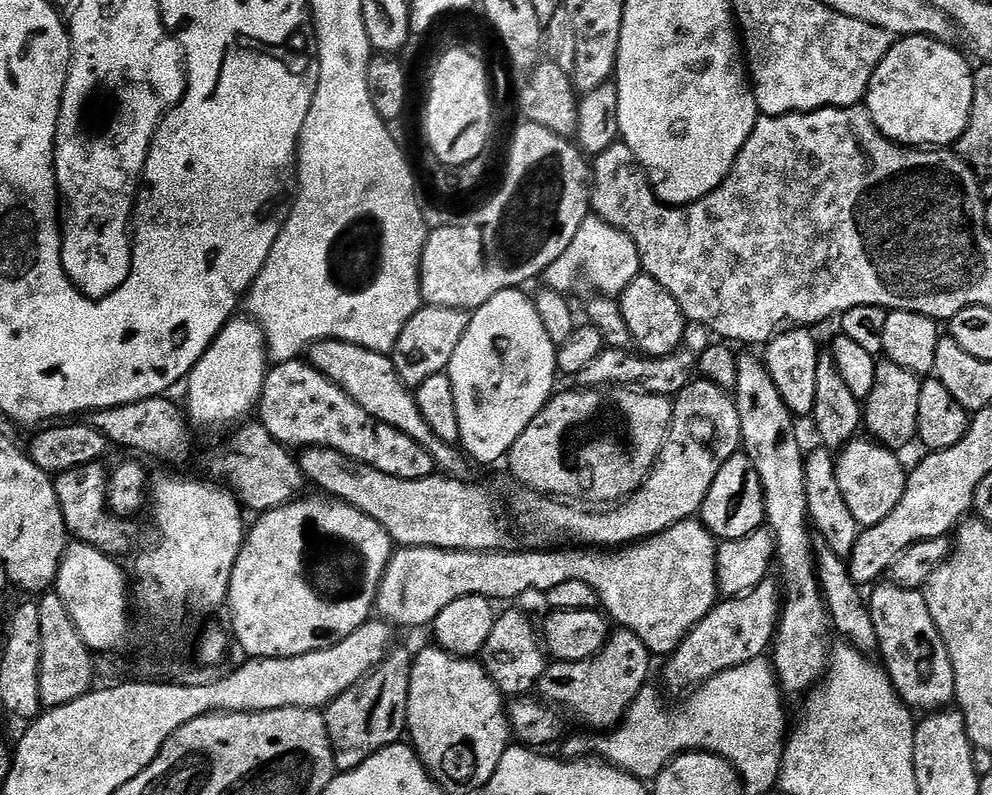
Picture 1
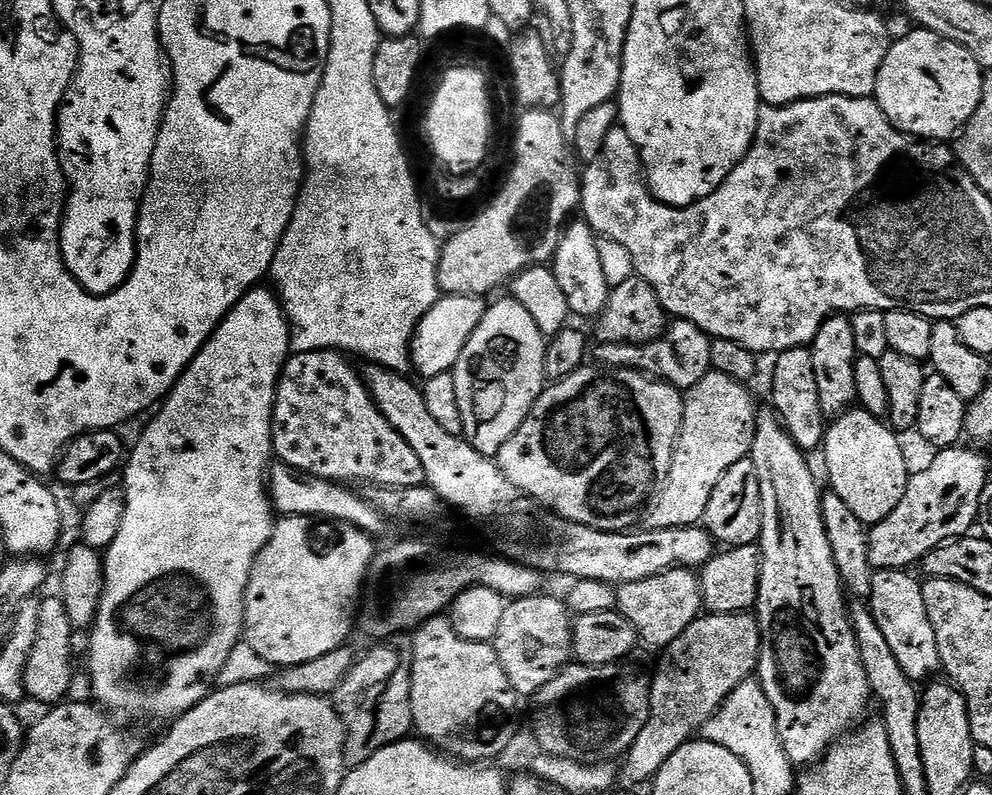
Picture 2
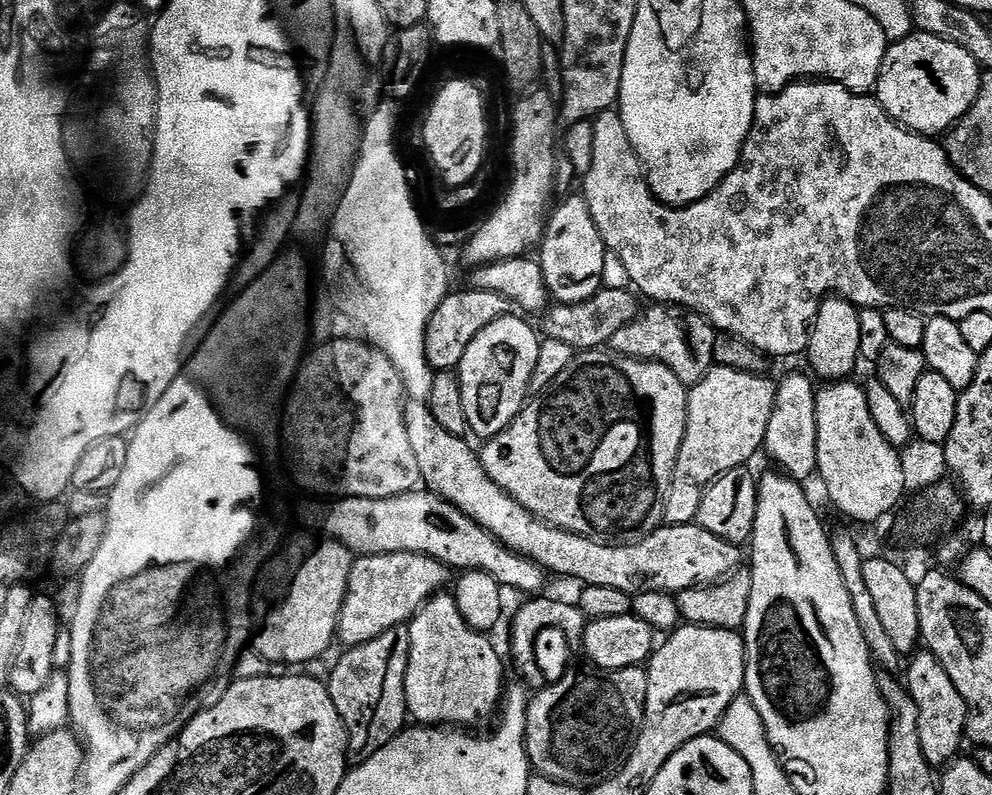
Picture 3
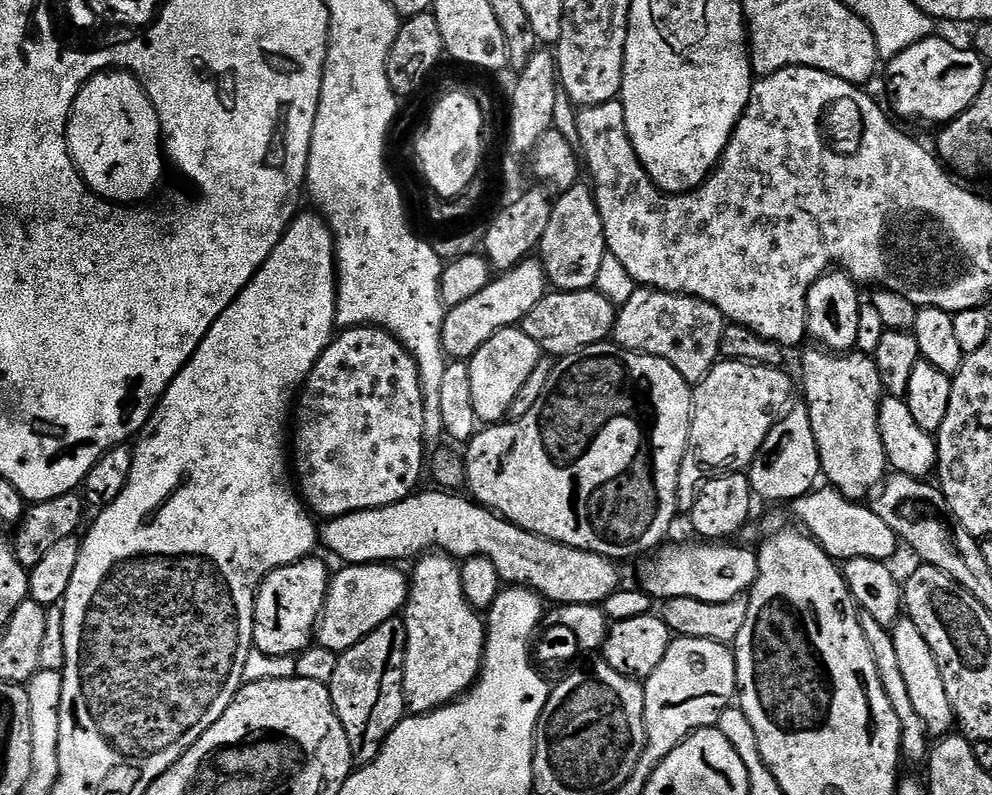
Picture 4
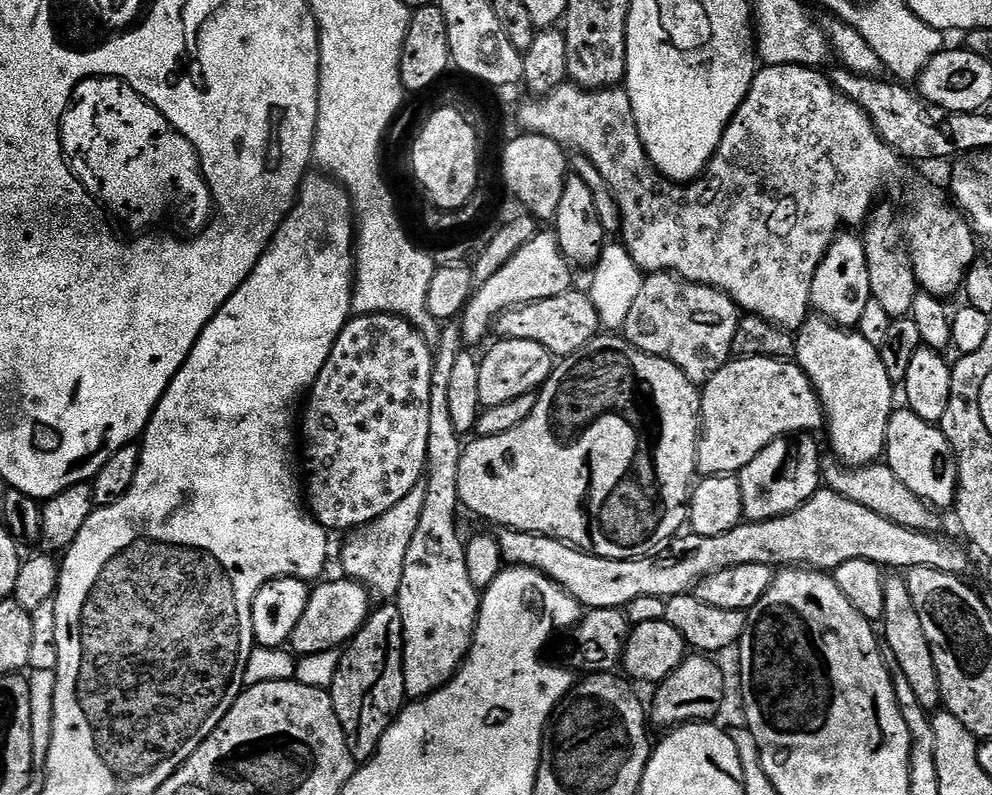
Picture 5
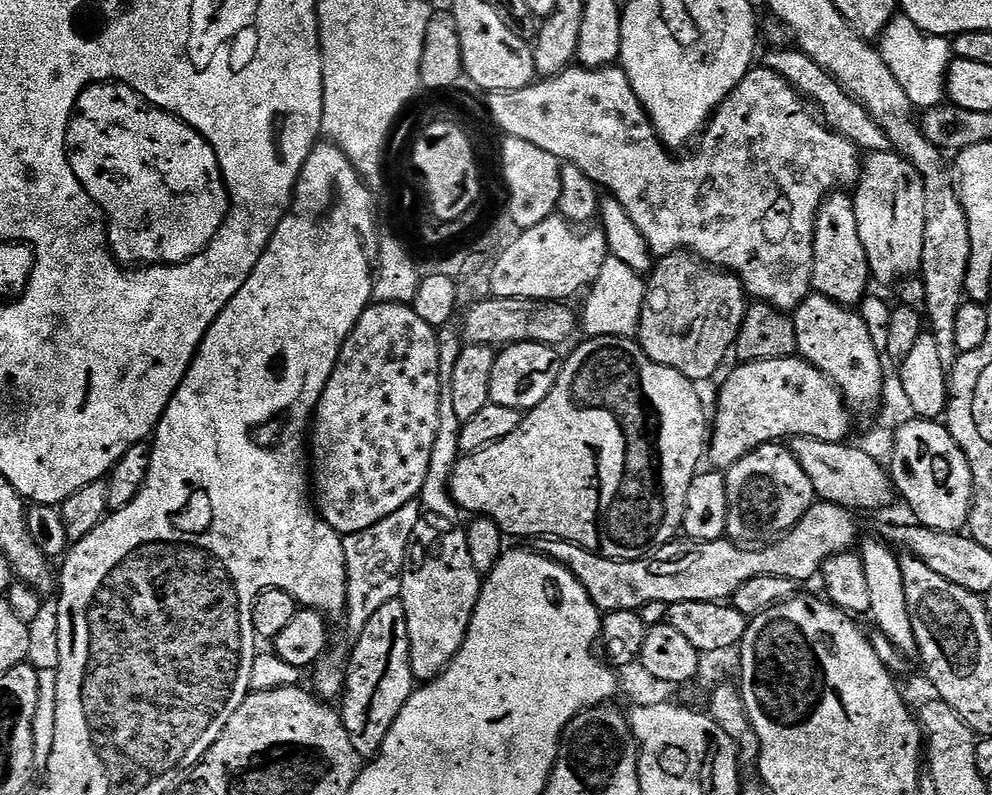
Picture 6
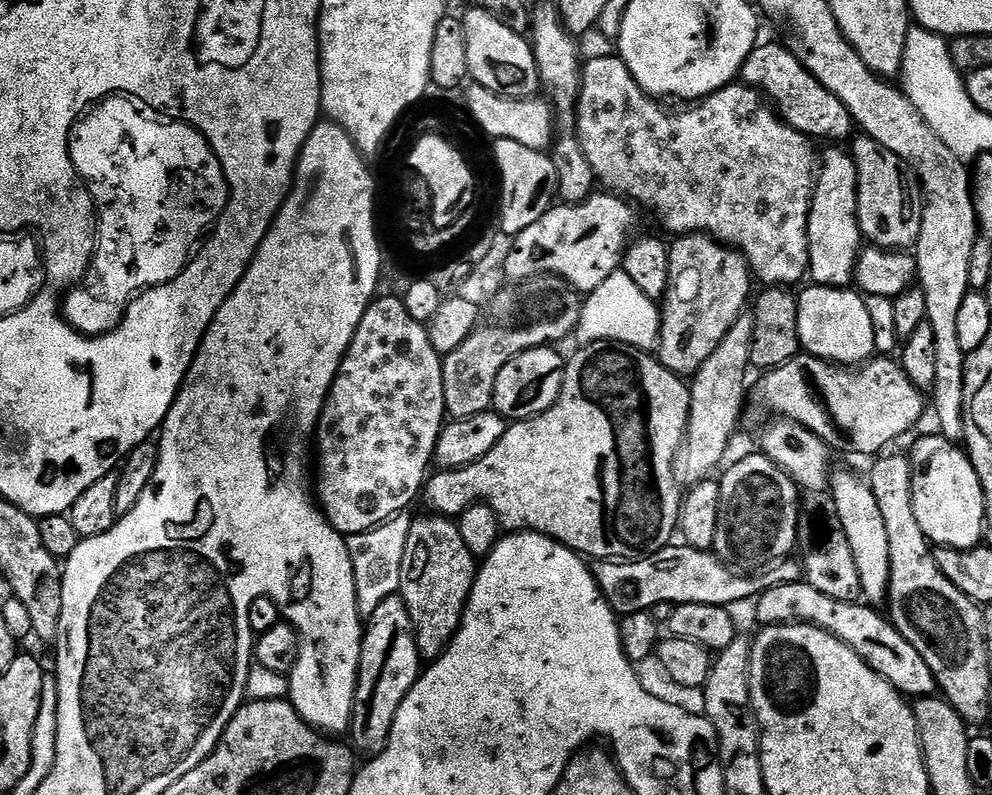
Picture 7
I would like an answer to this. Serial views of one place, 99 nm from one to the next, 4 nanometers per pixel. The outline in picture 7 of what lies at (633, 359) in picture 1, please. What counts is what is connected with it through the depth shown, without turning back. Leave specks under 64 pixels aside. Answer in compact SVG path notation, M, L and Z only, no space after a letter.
M685 232L671 241L668 253L670 254L670 274L668 288L664 292L664 299L660 309L660 342L658 345L658 359L671 372L681 378L691 377L718 350L718 342L726 338L726 330L738 322L738 318L745 315L753 295L754 277L748 266L748 259L741 252L728 245L720 243L705 232Z

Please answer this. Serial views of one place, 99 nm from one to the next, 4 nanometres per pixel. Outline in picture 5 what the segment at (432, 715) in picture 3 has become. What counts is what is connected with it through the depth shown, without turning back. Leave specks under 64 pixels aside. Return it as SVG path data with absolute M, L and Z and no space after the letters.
M445 323L432 358L430 438L426 438L428 493L418 528L406 550L398 593L404 631L404 695L412 700L421 700L452 680L472 648L476 620L480 617L482 596L474 582L470 582L470 574L466 571L465 541L456 533L458 462L464 453L464 444L462 433L454 430L448 390L454 358L458 358L464 347L459 323Z

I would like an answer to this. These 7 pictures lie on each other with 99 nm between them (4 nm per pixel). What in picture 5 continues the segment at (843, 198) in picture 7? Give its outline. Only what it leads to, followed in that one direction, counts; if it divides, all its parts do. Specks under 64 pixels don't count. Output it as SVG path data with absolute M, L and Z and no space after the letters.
M844 230L826 250L810 286L810 308L813 313L825 316L831 324L849 330L860 323L866 302L872 300L870 270L866 262L863 239L855 231Z

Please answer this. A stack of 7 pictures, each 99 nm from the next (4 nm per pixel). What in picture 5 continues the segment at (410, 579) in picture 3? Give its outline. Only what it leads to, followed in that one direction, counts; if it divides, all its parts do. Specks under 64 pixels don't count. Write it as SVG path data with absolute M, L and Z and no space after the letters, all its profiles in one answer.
M340 576L340 579L332 582L326 581L321 581L309 591L306 611L302 614L298 626L294 626L290 648L297 657L347 645L353 636L359 634L360 627L367 622L373 611L374 604L368 601L370 592L364 585L346 576Z

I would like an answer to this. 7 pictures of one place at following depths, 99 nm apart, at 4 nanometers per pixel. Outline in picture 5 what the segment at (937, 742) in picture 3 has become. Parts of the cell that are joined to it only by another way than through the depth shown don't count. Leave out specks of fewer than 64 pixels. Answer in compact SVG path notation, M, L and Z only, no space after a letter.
M888 574L884 578L884 619L882 621L882 640L887 651L894 654L902 674L906 674L910 687L923 708L936 710L941 707L940 683L938 670L934 666L934 654L930 650L930 642L926 642L926 634L922 630L922 621L918 618L918 610L914 610L914 598L910 598L908 581L903 575Z

